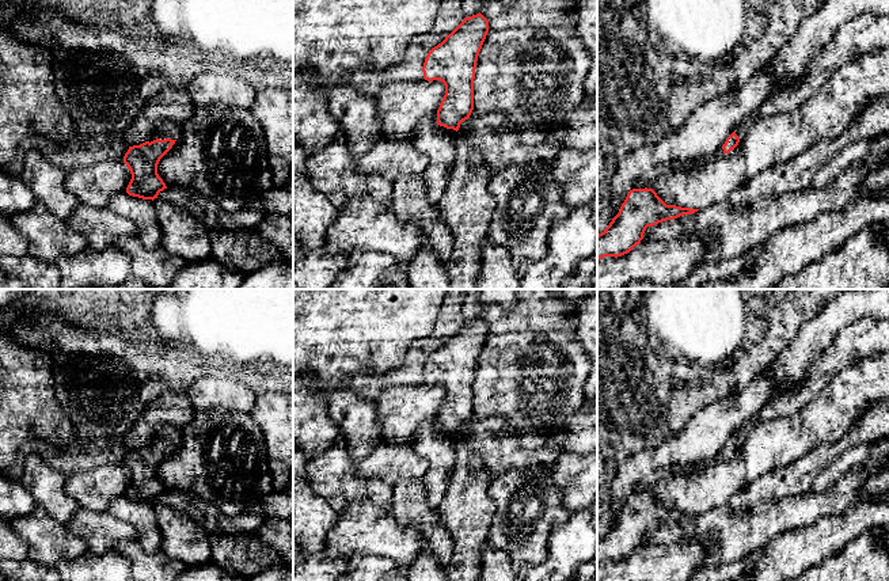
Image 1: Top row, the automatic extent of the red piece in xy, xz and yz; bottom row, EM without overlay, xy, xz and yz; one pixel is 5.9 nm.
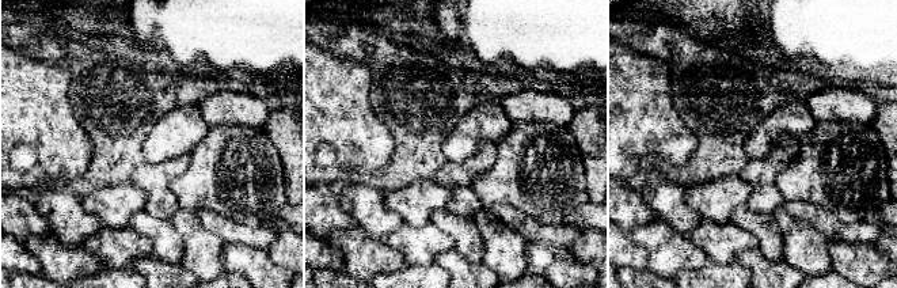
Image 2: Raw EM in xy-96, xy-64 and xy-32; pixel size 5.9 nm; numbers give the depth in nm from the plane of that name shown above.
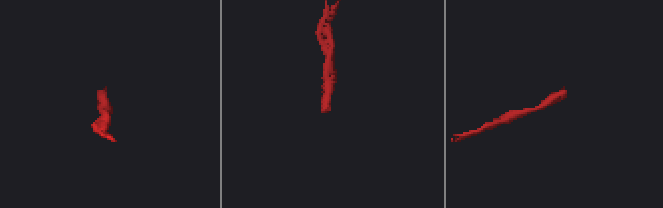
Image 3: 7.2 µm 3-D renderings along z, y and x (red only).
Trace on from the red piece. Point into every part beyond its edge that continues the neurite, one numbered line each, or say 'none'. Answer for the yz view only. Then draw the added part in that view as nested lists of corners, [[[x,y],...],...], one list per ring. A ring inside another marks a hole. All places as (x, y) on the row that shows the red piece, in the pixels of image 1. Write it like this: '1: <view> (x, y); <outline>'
1: yz (745, 125); [[[751,118],[744,119],[738,128],[734,130],[738,138],[744,138],[748,130],[753,126],[753,121]]]

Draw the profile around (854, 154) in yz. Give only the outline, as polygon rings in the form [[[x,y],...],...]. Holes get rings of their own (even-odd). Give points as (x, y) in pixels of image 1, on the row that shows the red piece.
[[[863,140],[847,145],[837,157],[822,167],[812,179],[808,189],[821,189],[847,168],[860,164],[870,149],[871,140]]]

